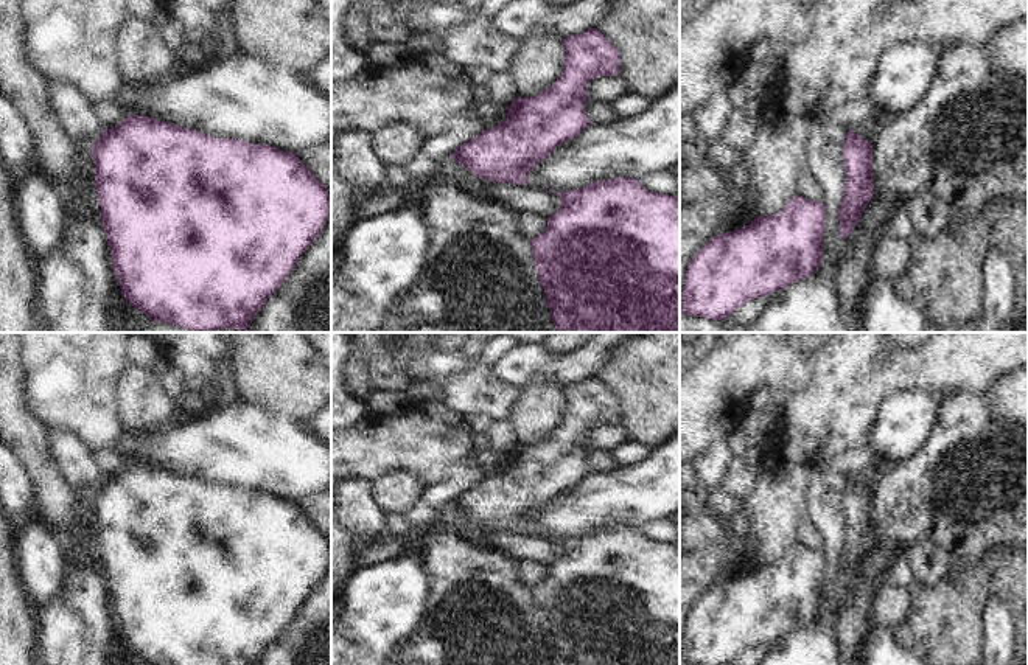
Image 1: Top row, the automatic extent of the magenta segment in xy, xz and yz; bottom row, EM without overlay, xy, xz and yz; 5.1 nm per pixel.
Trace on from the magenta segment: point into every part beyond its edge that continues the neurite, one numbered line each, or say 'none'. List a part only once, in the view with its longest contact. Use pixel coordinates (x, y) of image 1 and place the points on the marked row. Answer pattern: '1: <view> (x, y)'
none

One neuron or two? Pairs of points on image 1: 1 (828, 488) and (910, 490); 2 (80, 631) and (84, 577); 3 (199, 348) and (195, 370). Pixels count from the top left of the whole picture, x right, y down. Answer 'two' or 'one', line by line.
1: two
2: one
3: one

